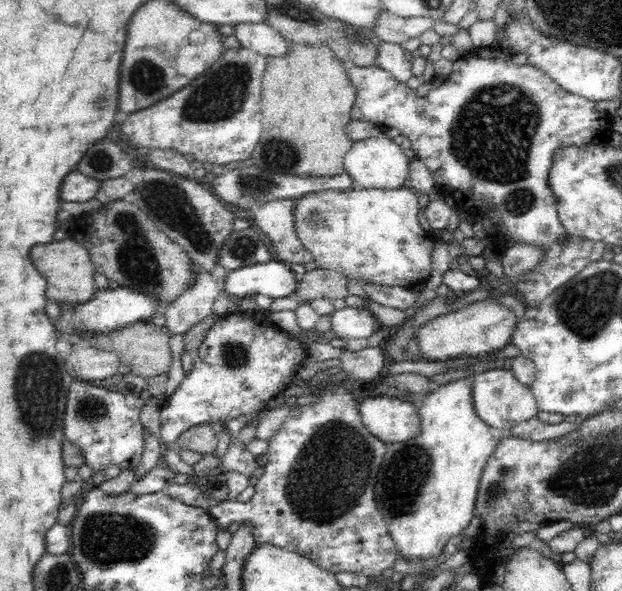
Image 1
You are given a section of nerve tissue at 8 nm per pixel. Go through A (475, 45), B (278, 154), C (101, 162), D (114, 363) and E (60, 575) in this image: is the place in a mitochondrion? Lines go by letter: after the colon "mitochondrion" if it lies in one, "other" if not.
A: other
B: mitochondrion
C: mitochondrion
D: other
E: mitochondrion

